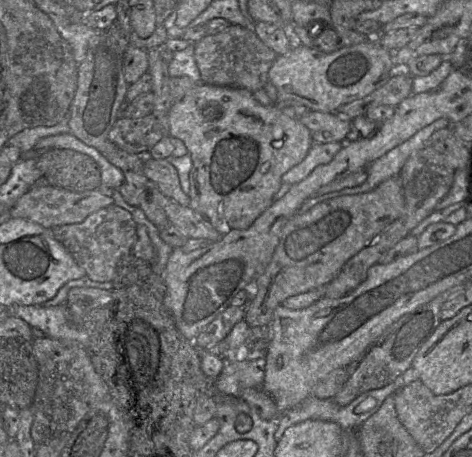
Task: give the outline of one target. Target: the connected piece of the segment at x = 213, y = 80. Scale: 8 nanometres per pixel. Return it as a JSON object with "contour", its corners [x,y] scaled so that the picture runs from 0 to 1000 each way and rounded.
{"contour":[[[487,55],[456,77],[436,77],[413,94],[413,129],[426,160],[426,177],[456,188],[515,193],[534,204],[561,193],[570,153],[589,118],[570,105],[540,68]]]}

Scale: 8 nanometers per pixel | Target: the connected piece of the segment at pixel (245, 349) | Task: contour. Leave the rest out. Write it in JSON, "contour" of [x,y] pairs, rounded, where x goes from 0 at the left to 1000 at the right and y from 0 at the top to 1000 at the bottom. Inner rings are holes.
{"contour":[[[513,700],[498,709],[487,729],[464,751],[445,761],[424,764],[460,779],[472,794],[466,821],[453,832],[458,858],[483,869],[508,869],[519,851],[553,849],[574,740],[572,711],[532,716]]]}

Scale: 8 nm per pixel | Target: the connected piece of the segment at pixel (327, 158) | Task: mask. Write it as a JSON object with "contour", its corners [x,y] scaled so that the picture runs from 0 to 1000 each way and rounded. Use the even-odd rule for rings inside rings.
{"contour":[[[716,311],[663,313],[642,352],[597,385],[597,400],[621,405],[640,396],[672,363],[701,354],[725,322]]]}

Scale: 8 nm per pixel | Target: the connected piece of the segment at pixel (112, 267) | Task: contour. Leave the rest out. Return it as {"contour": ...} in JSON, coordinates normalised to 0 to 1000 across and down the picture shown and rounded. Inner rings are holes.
{"contour":[[[235,449],[195,466],[172,488],[117,497],[110,512],[148,551],[165,582],[180,593],[182,606],[201,617],[239,617],[252,573],[280,554],[288,527],[288,499],[290,490],[269,460]]]}

